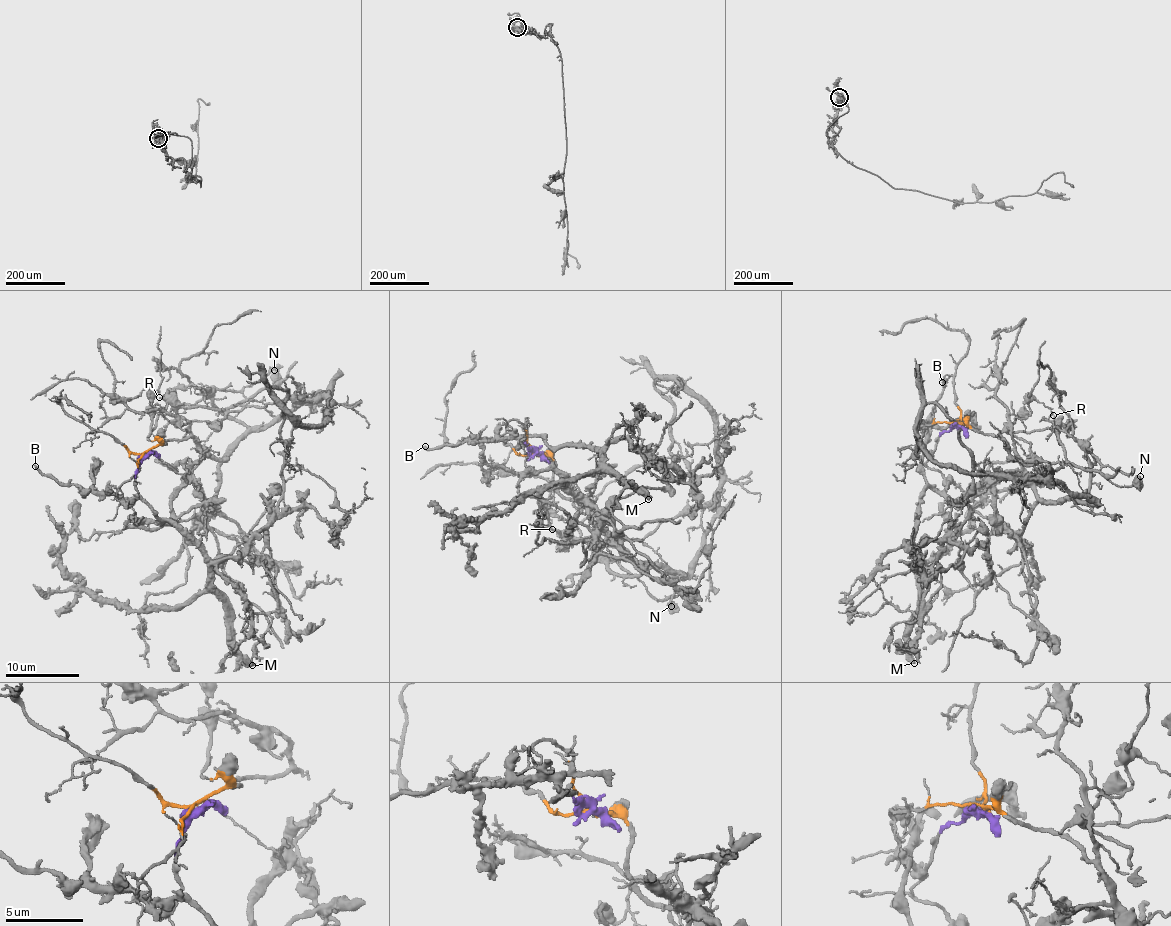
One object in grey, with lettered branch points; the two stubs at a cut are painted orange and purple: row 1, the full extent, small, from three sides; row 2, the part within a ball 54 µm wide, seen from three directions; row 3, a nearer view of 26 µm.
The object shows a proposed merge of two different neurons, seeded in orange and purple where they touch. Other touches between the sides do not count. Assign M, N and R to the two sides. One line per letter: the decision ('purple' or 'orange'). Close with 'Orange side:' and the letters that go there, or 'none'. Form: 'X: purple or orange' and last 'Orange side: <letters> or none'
M: purple
N: orange
R: orange
Orange side: N, R

